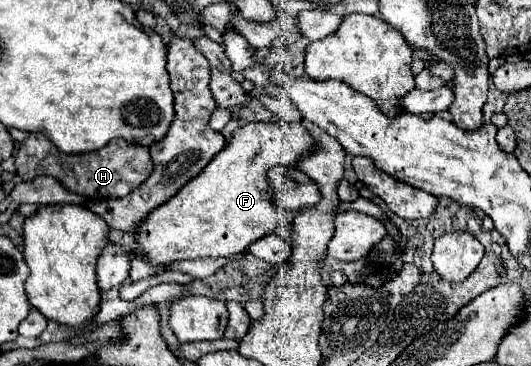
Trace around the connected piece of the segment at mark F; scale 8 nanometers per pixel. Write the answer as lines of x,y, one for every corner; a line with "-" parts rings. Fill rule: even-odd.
247,124
235,132
235,136
227,142
223,152
211,160
207,168
193,180
189,180
173,198
169,198
163,206
157,206
149,212
135,232
137,246
141,256
153,266
169,266
175,260
191,260
191,258
219,258
233,256
245,252
249,244
263,238
265,234
279,228
283,222
281,212
271,204
271,188
267,188
267,168
275,164
283,164
287,168
295,168
297,160
307,152
315,150
315,140
309,132
299,124

